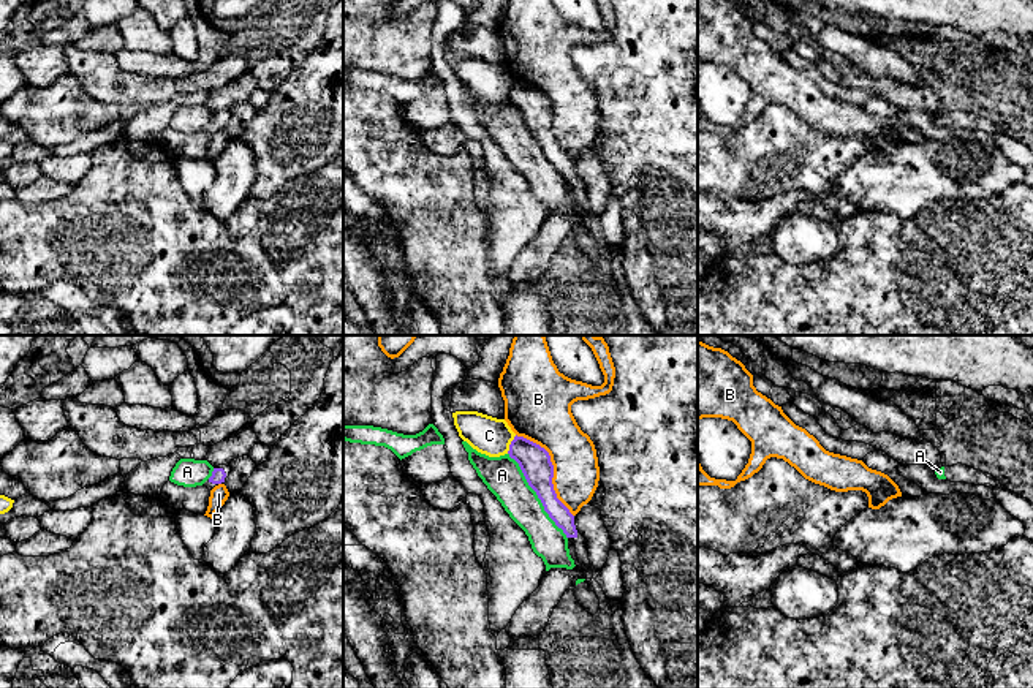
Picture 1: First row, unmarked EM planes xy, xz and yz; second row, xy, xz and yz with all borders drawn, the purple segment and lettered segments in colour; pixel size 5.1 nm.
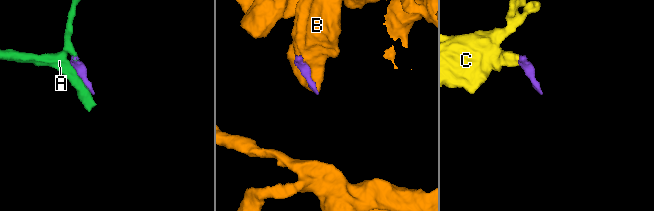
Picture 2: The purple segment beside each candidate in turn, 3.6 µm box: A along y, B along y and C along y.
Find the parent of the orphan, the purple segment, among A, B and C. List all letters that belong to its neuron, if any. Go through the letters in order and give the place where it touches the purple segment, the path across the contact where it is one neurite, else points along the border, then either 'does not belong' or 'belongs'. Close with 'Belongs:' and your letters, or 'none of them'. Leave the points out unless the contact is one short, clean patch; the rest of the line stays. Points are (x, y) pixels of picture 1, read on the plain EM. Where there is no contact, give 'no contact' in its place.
A: xz (537, 139) | does not belong
B: xz (552, 114) | does not belong
C: xz (510, 90) | along xz (516, 81), (507, 98) | does not belong
Belongs: none of them

